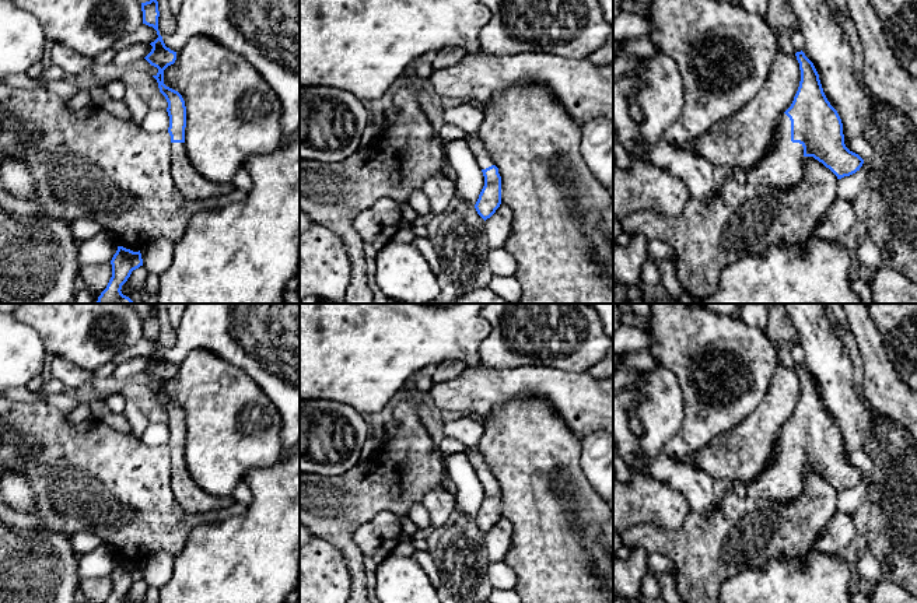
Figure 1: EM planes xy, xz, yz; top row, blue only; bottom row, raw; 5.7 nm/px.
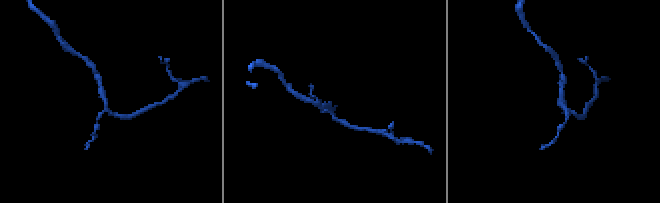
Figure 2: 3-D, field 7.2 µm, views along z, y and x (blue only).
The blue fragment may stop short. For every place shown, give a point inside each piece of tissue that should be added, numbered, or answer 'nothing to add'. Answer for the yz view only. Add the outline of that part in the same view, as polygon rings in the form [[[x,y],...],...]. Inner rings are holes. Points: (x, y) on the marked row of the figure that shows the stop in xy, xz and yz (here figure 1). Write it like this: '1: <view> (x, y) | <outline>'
1: yz (783, 165) | [[[784,113],[766,155],[746,172],[748,183],[764,187],[792,187],[804,175],[804,147],[791,141],[791,120]]]

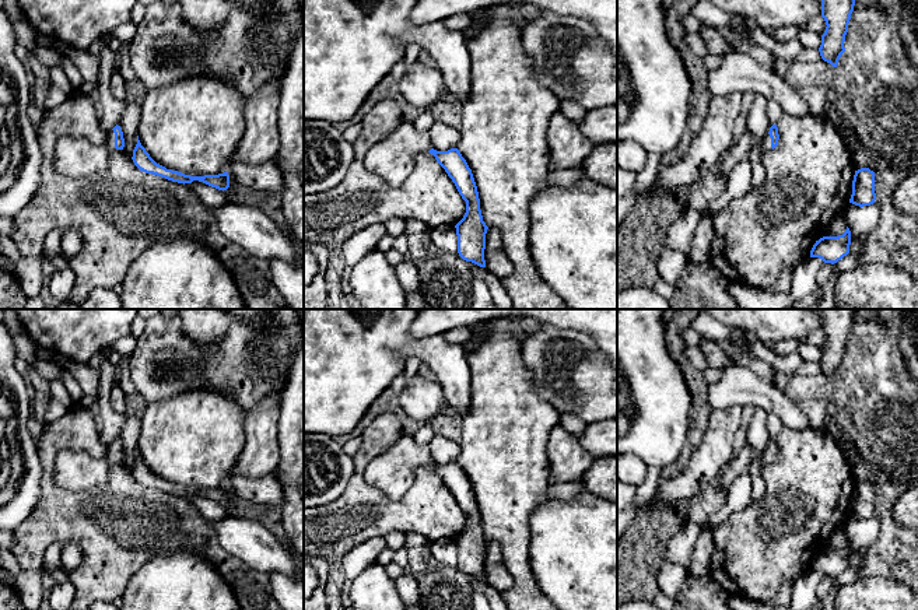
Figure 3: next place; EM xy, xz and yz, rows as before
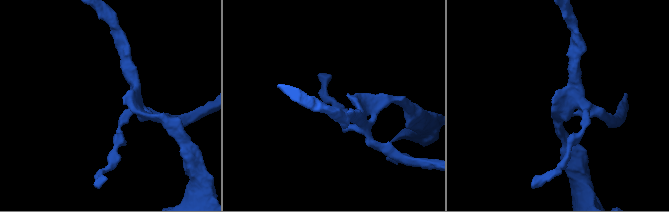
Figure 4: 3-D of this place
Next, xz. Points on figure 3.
1: xz (392, 158) | [[[403,122],[390,136],[367,151],[364,165],[369,172],[397,187],[411,173],[416,155],[431,148],[428,132],[420,133],[413,123]]]

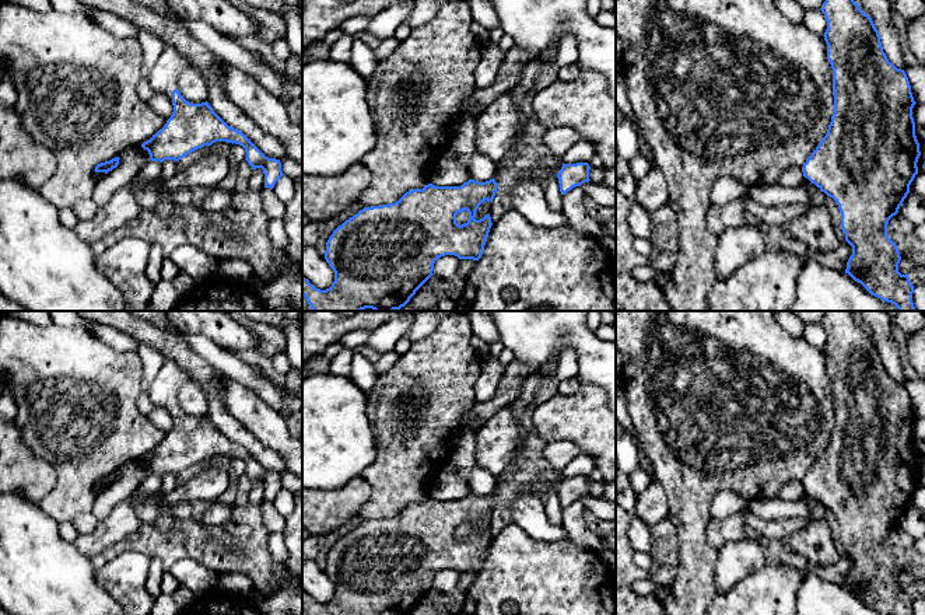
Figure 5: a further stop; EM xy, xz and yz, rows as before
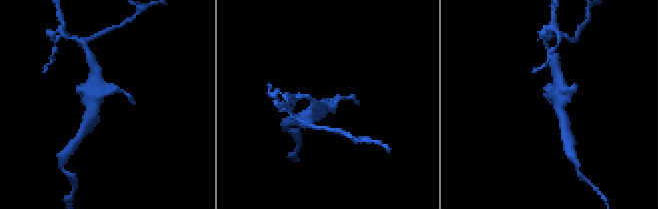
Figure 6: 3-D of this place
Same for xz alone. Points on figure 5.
nothing to add

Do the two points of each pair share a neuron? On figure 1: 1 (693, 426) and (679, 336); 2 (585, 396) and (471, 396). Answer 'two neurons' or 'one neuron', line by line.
1: one neuron
2: one neuron

